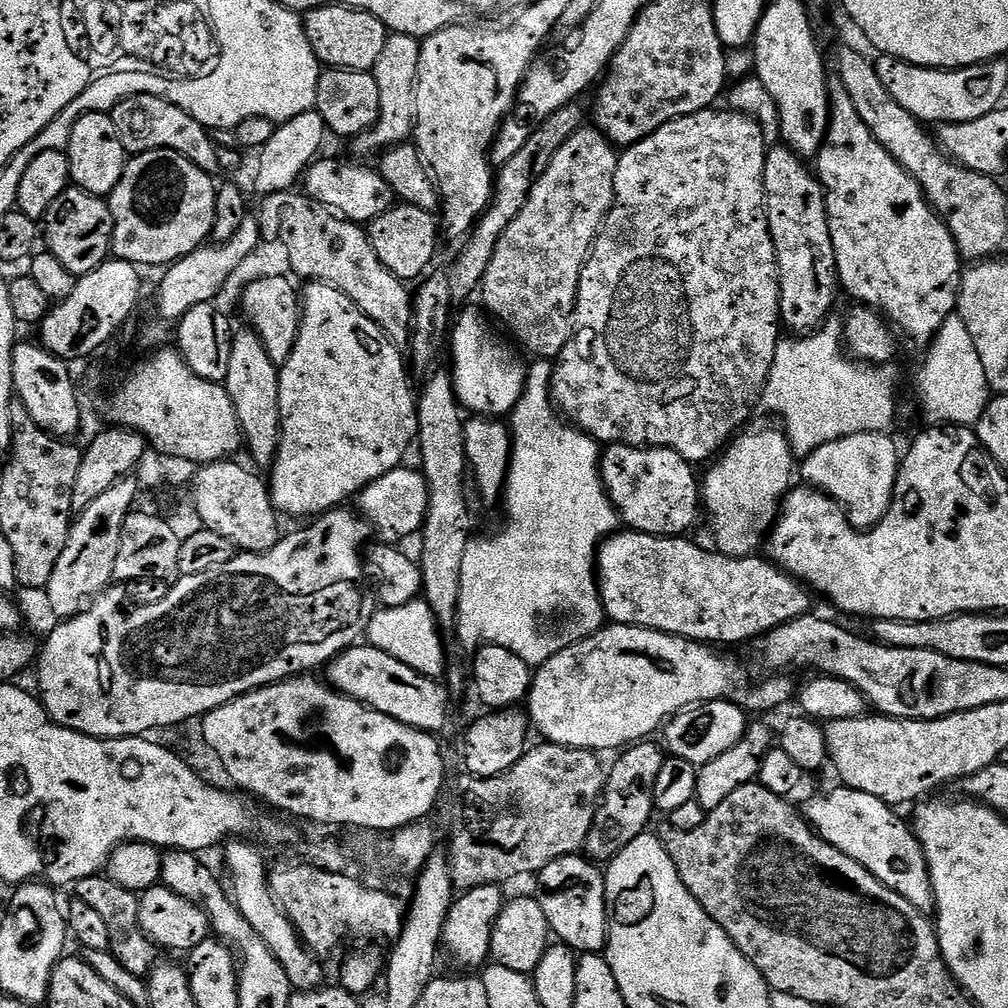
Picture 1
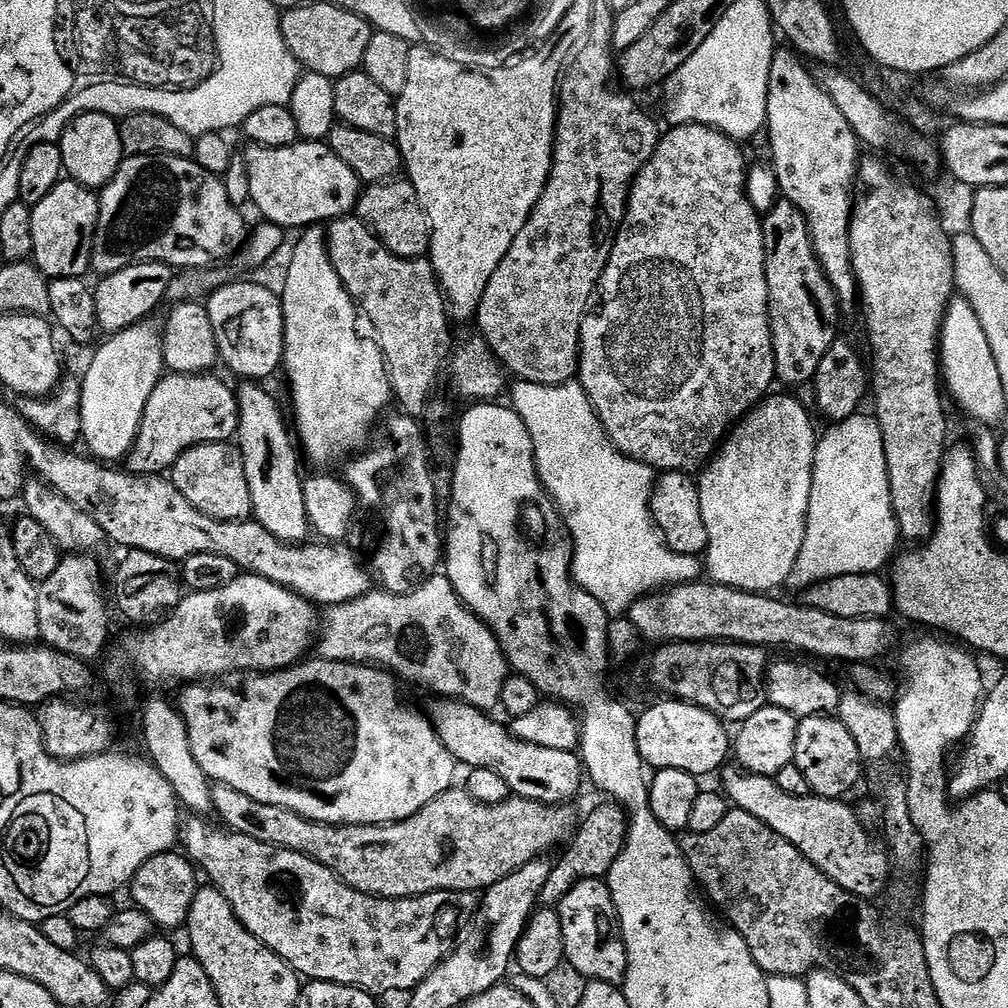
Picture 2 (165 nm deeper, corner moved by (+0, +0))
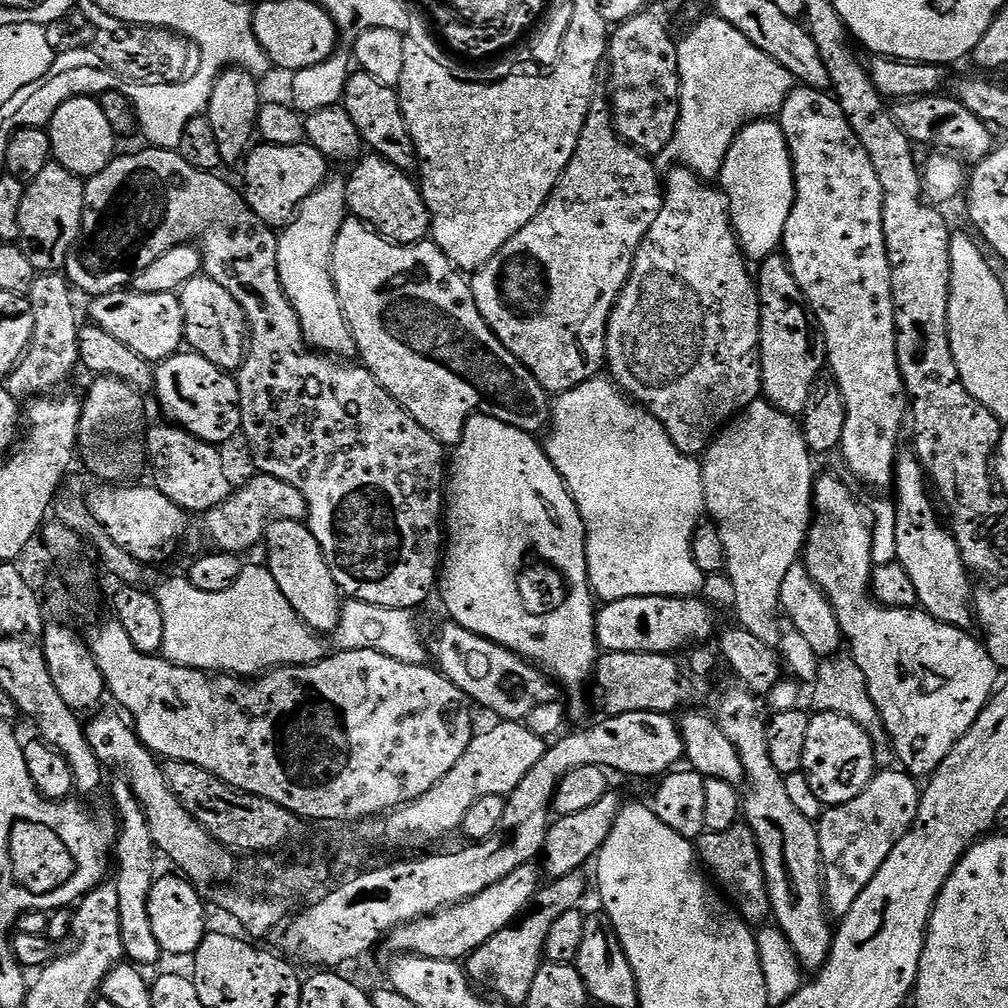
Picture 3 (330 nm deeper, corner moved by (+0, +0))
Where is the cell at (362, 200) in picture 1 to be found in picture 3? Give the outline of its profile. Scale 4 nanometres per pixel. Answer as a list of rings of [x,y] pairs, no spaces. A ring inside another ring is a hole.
[[[257,143],[243,161],[244,188],[242,195],[250,210],[262,218],[273,230],[283,229],[284,225],[296,215],[300,203],[314,194],[324,181],[329,179],[330,162],[310,143],[294,146],[274,146]]]

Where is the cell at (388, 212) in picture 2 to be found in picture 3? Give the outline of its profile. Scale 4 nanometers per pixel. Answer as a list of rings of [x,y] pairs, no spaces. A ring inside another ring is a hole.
[[[375,154],[357,159],[354,167],[356,169],[346,176],[344,193],[349,213],[355,219],[367,224],[372,231],[379,232],[393,244],[419,244],[421,240],[429,239],[432,215],[420,193],[419,183],[409,173],[398,170],[398,166]]]

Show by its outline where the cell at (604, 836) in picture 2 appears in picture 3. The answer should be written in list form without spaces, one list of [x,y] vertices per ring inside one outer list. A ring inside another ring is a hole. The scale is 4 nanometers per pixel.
[[[583,871],[571,872],[561,880],[552,880],[549,888],[548,885],[541,887],[523,919],[511,924],[509,928],[503,928],[498,934],[494,934],[494,938],[478,946],[478,950],[474,950],[466,960],[468,979],[473,985],[481,989],[489,988],[492,991],[489,993],[499,994],[505,1001],[508,999],[520,1006],[527,1005],[530,986],[534,986],[534,977],[546,960],[544,947],[546,938],[550,938],[550,926],[554,926],[554,922],[558,922],[562,914],[577,911],[588,892],[588,884],[590,888],[589,877],[587,880],[584,875]]]

